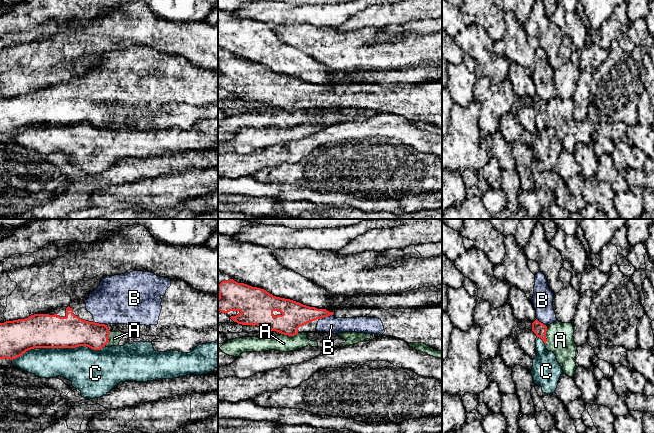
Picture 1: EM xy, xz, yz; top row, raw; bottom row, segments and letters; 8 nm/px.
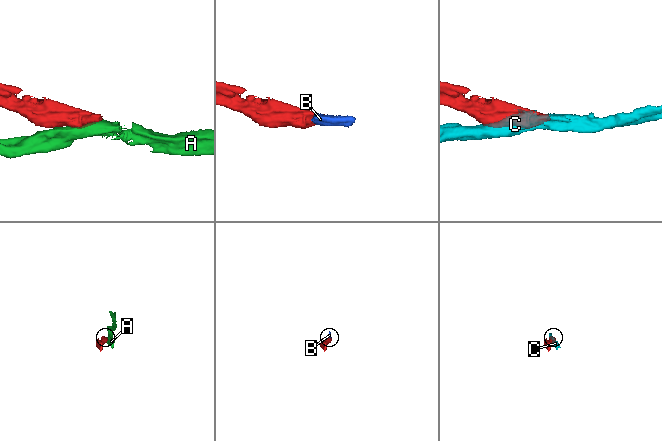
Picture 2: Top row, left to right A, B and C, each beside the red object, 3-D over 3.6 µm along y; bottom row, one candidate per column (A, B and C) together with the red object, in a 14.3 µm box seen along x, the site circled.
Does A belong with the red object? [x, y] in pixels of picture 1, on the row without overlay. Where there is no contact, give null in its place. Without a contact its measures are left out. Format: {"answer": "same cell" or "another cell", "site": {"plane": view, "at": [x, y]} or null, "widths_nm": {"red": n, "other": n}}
{"answer": "another cell", "site": {"plane": "yz", "at": [545, 111]}, "widths_nm": {"red": 100, "other": 220}}

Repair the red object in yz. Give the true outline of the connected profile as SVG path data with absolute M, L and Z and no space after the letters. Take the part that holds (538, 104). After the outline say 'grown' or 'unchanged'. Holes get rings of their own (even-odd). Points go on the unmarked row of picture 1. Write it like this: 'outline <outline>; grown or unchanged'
outline M537 95L532 99L532 107L536 110L537 113L541 114L546 120L546 107L547 102L539 98Z; unchanged

